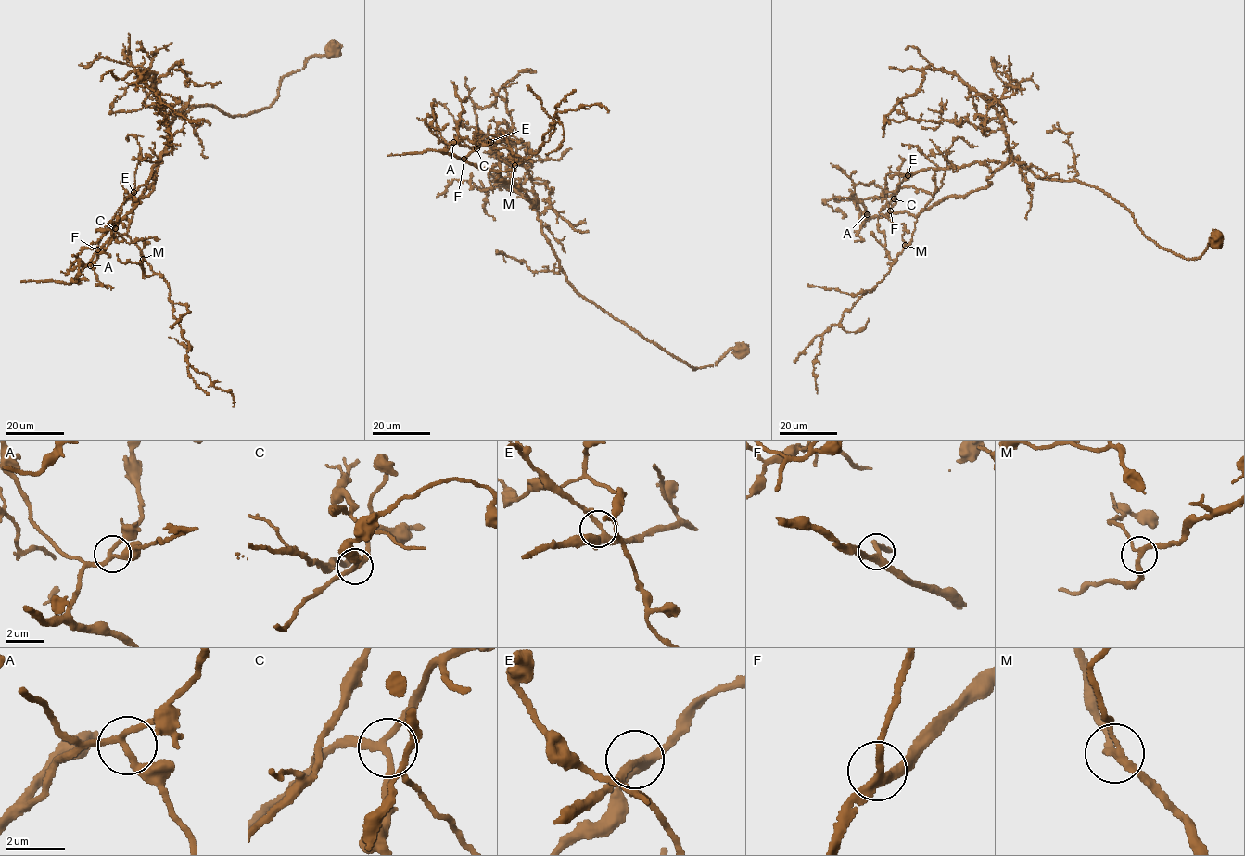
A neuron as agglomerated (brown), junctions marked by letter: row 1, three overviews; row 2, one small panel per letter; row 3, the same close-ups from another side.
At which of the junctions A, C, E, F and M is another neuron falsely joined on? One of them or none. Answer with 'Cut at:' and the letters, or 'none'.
Cut at: none

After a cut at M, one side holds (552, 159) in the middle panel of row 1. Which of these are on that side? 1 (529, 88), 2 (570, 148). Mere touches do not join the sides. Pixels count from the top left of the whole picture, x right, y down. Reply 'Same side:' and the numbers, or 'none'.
Same side: 2

